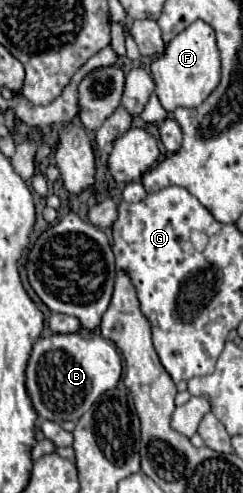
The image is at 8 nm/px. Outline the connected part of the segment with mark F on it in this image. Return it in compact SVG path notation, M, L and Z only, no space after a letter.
M194 21L166 45L162 55L152 59L150 71L156 83L154 93L166 111L172 113L178 107L198 107L220 81L220 55L216 49L214 29L204 21Z

